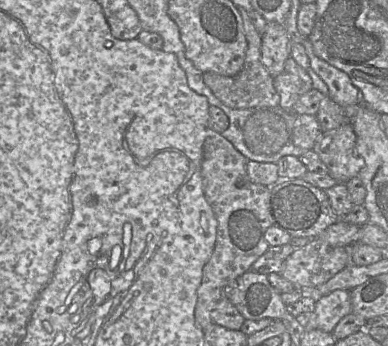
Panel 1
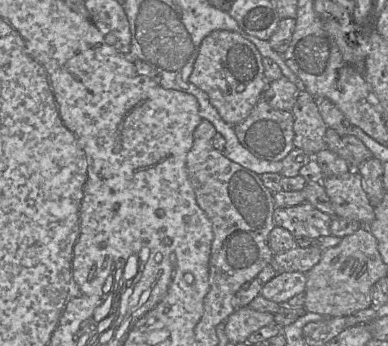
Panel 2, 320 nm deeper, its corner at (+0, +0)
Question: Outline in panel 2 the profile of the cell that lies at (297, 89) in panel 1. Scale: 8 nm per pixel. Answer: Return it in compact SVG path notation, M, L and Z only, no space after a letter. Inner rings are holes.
M305 89L297 93L292 109L294 116L294 147L315 155L327 149L327 126L318 110L314 97Z

